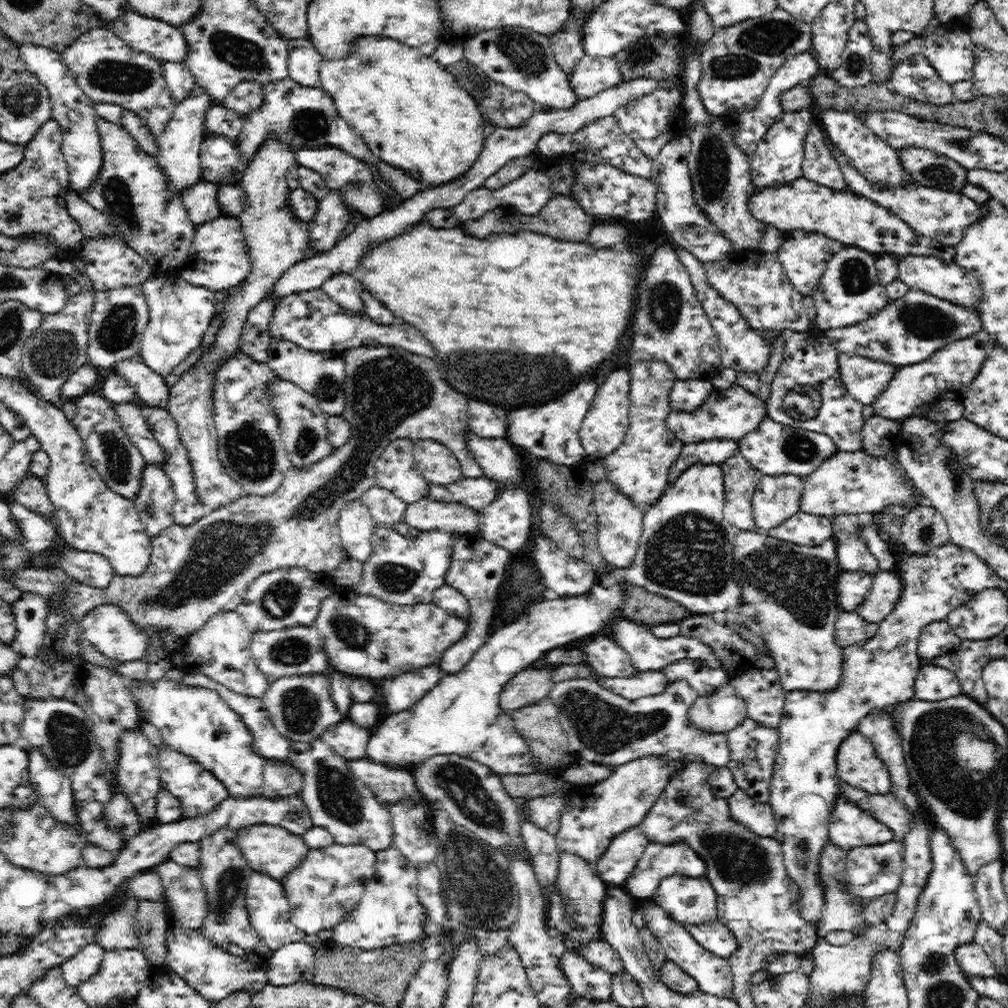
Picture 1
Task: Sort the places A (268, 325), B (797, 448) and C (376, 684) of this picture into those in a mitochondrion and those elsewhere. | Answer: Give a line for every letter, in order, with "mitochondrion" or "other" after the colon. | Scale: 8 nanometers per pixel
A: other
B: mitochondrion
C: other

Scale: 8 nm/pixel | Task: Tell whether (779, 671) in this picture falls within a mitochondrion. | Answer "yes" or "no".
no

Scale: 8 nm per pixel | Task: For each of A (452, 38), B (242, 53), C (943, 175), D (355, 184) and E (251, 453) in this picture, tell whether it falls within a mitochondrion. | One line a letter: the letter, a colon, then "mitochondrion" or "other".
A: other
B: mitochondrion
C: mitochondrion
D: mitochondrion
E: mitochondrion

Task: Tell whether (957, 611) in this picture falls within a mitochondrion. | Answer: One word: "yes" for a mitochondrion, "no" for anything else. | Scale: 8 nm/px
no

